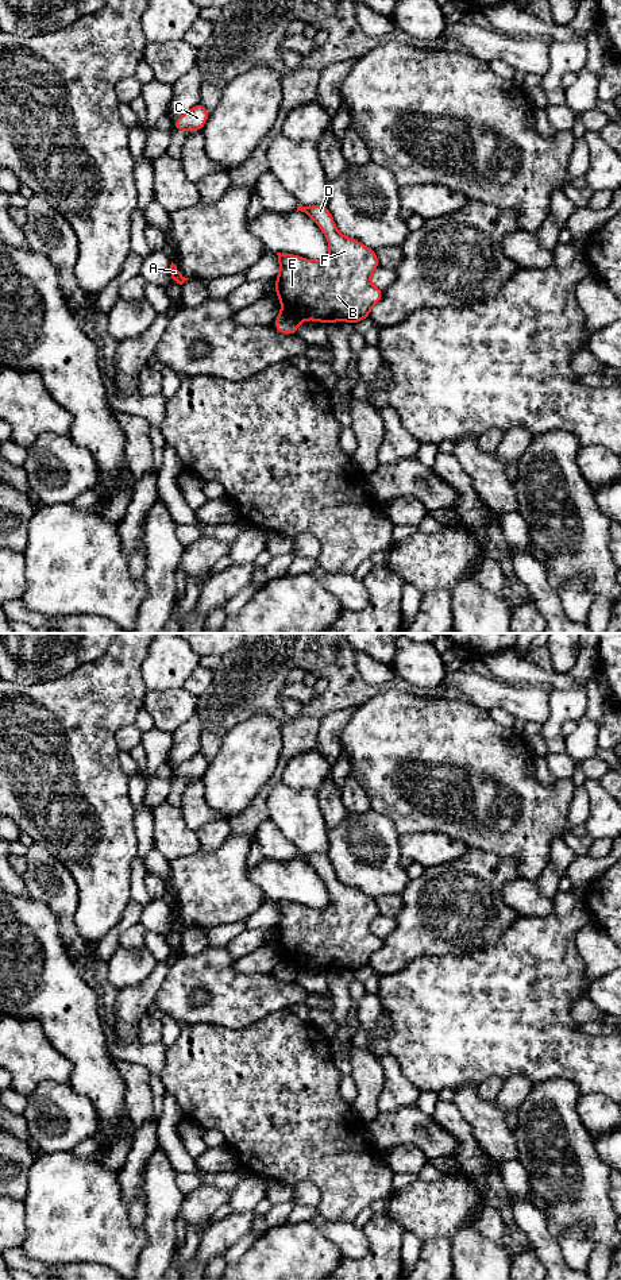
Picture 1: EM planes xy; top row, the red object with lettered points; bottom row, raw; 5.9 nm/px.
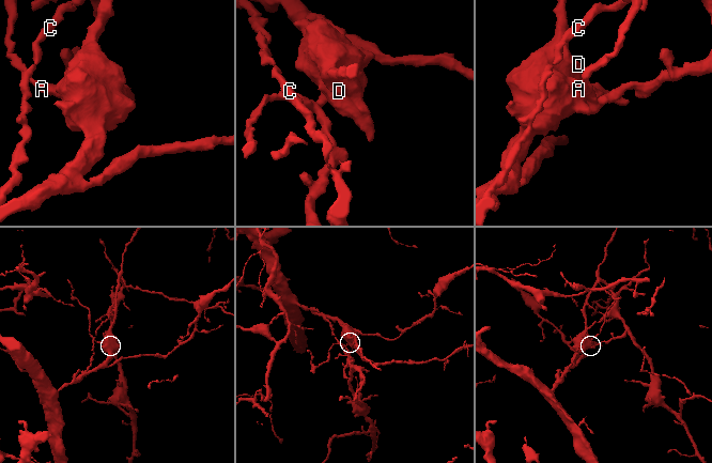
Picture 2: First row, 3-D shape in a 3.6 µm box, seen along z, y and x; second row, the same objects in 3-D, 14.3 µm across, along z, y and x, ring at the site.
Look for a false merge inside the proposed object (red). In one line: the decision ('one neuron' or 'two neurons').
two neurons

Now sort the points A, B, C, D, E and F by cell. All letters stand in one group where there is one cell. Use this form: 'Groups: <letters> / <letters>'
Groups: A C / B D E F

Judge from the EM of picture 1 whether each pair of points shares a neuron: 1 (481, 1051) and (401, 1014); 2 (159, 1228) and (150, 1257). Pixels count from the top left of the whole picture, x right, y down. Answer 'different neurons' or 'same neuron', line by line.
1: same neuron
2: same neuron

